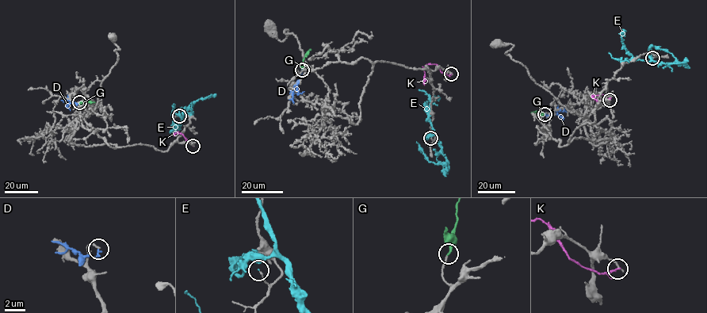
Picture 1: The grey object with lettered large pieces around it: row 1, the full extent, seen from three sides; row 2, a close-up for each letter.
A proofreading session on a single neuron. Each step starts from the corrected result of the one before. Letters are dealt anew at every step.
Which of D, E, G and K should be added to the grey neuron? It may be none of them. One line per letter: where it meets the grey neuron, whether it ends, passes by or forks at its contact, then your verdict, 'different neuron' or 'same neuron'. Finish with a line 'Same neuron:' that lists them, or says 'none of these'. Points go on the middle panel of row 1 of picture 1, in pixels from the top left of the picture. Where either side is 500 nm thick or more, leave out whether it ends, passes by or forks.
D: meets grey at (301, 70); it ends there; different neuron
E: meets grey at (430, 138); it ends there; different neuron
G: meets grey at (302, 70); it ends there; same neuron
K: meets grey at (451, 74); it ends there; different neuron
Same neuron: G

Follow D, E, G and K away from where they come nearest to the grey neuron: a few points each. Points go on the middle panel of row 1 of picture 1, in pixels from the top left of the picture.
D: (302, 70), (294, 85), (293, 104)
E: (431, 138), (433, 135), (437, 137), (446, 162), (435, 164), (427, 161), (416, 142)
G: (302, 70), (304, 57), (311, 49)
K: (451, 74), (441, 73), (434, 64), (426, 64), (424, 70), (424, 85)

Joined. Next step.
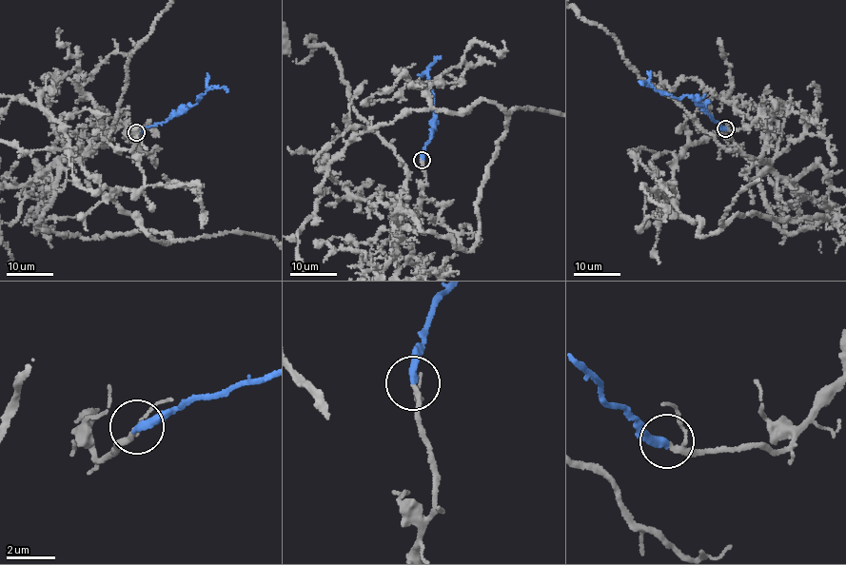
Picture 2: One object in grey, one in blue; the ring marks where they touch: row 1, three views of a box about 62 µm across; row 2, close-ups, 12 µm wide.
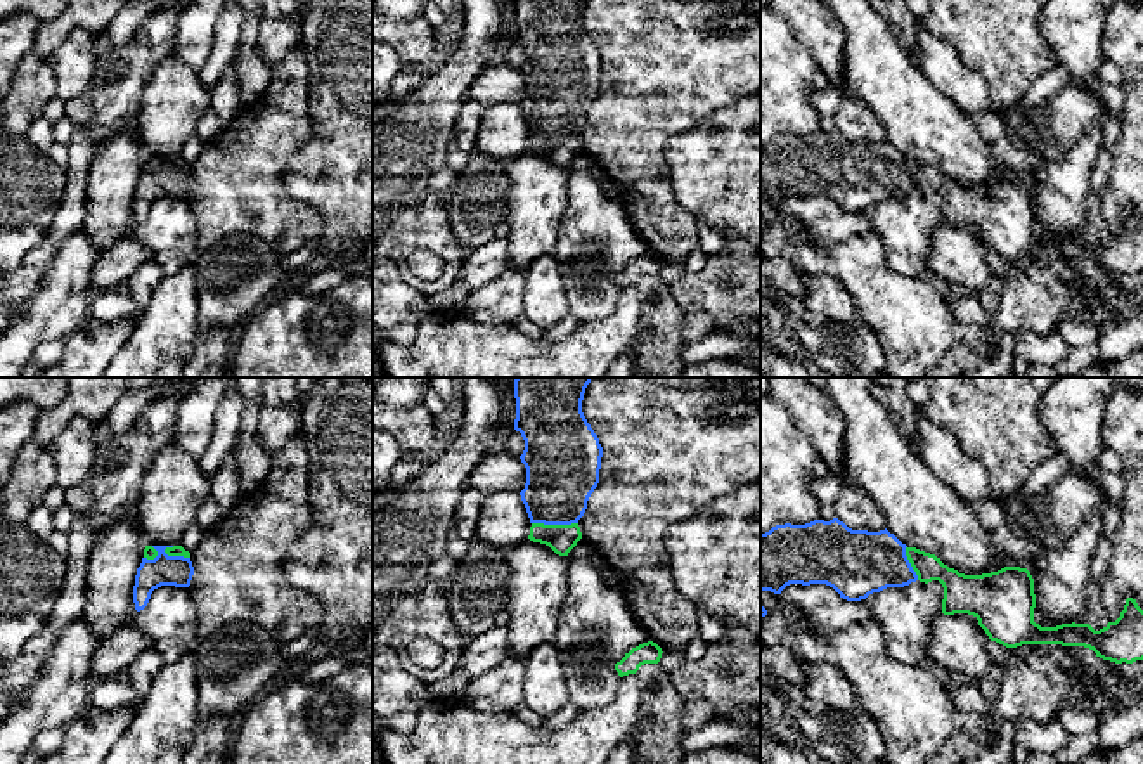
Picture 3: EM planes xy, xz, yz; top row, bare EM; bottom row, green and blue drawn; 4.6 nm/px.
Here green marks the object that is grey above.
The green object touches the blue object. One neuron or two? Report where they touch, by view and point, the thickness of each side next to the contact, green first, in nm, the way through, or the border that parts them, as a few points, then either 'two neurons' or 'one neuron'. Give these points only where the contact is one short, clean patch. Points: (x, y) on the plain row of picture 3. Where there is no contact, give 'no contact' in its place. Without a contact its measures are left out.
xz (555, 137) | 140/340 nm | across xz (561, 151), (561, 144), (555, 137), (555, 106), (561, 85) | one neuron

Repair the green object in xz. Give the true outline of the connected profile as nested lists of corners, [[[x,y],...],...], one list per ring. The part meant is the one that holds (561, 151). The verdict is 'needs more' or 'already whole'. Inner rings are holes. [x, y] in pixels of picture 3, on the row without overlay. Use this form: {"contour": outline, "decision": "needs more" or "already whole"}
{"contour": [[[514,0],[514,42],[525,52],[520,71],[526,80],[526,95],[520,107],[532,135],[528,151],[559,168],[568,168],[582,151],[578,132],[599,95],[603,59],[582,24],[584,5],[585,0]]], "decision": "needs more"}

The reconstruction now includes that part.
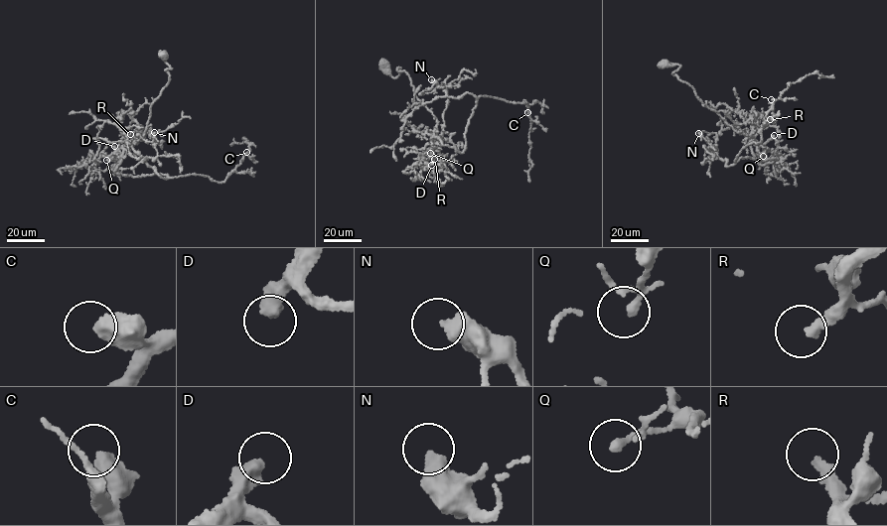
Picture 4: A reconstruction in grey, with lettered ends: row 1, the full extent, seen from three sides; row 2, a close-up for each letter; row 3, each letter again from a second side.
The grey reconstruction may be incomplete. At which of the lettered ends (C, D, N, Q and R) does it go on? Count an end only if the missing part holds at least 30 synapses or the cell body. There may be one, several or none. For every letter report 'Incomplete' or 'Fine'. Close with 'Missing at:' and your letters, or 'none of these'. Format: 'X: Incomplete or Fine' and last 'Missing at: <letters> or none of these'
C: Fine
D: Incomplete
N: Fine
Q: Fine
R: Fine
Missing at: D

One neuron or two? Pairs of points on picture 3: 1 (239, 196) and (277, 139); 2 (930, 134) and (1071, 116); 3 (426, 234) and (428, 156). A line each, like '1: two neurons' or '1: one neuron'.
1: one neuron
2: two neurons
3: one neuron

